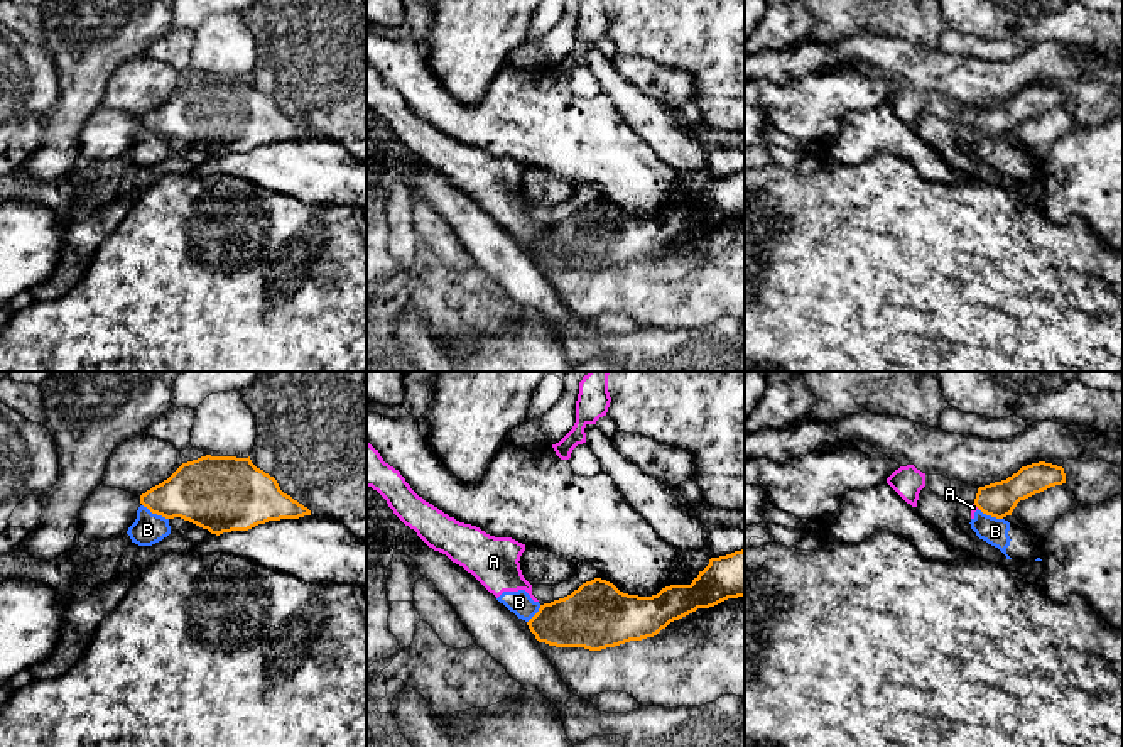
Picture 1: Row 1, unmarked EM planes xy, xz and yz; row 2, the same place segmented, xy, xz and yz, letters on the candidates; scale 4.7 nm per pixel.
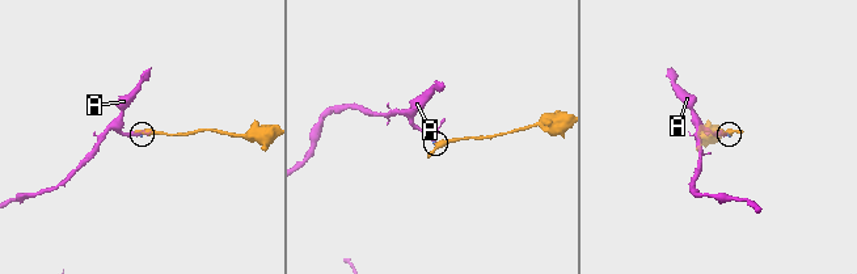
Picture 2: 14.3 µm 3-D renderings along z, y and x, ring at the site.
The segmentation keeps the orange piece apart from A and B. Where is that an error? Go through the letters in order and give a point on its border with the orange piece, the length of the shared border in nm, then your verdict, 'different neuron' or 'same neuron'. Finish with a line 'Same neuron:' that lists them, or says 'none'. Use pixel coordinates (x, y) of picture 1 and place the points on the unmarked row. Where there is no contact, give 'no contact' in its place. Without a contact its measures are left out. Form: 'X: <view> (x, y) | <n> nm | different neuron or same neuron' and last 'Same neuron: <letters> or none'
A: yz (976, 127) | 40 nm | different neuron
B: xy (156, 134) | 150 nm | different neuron
Same neuron: none

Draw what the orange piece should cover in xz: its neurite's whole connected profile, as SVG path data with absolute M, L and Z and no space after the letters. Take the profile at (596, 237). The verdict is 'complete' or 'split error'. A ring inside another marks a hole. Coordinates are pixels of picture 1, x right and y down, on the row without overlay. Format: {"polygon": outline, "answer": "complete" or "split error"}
{"polygon": "M745 171L711 179L709 186L699 193L691 206L670 206L652 218L628 216L613 204L594 199L583 204L571 216L540 226L527 247L539 264L556 269L601 272L630 262L654 259L670 243L697 230L709 230L738 218L745 218Z", "answer": "complete"}

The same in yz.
{"polygon": "M1039 83L1022 88L1006 101L979 108L974 127L986 137L1003 140L1012 137L1020 122L1062 105L1066 105L1062 88Z", "answer": "complete"}

